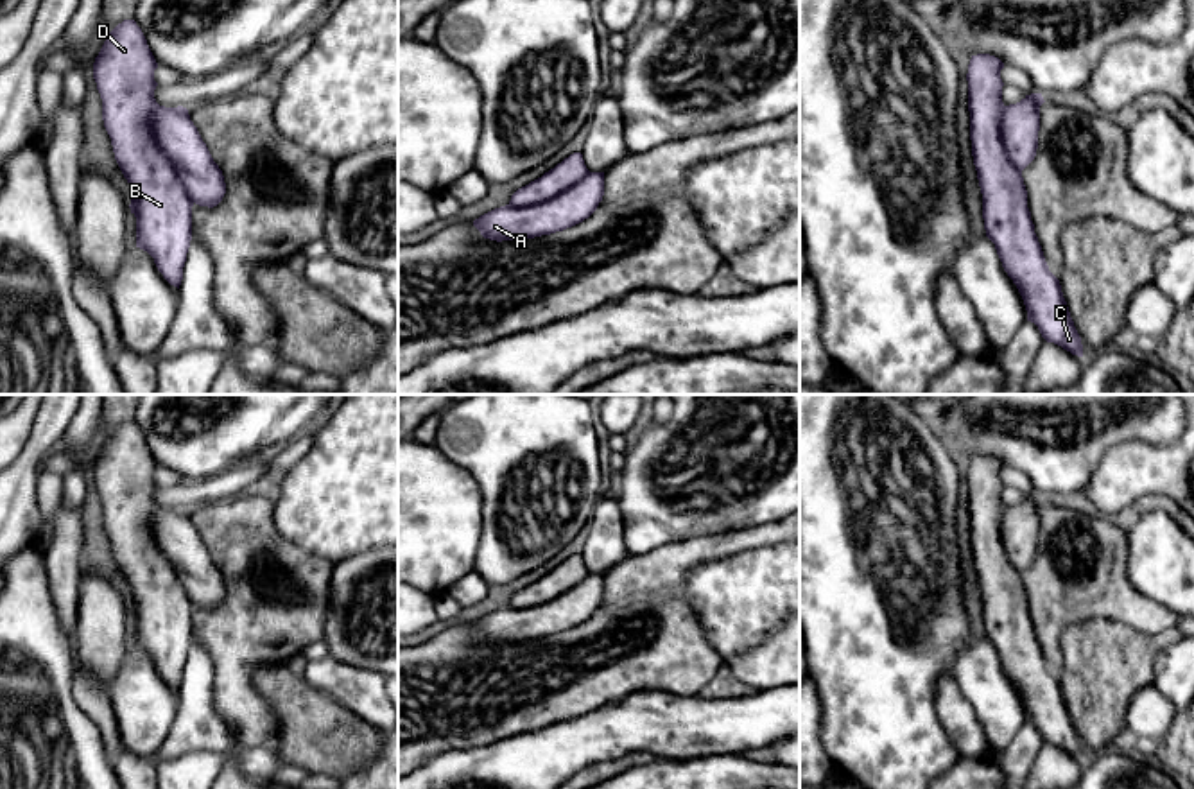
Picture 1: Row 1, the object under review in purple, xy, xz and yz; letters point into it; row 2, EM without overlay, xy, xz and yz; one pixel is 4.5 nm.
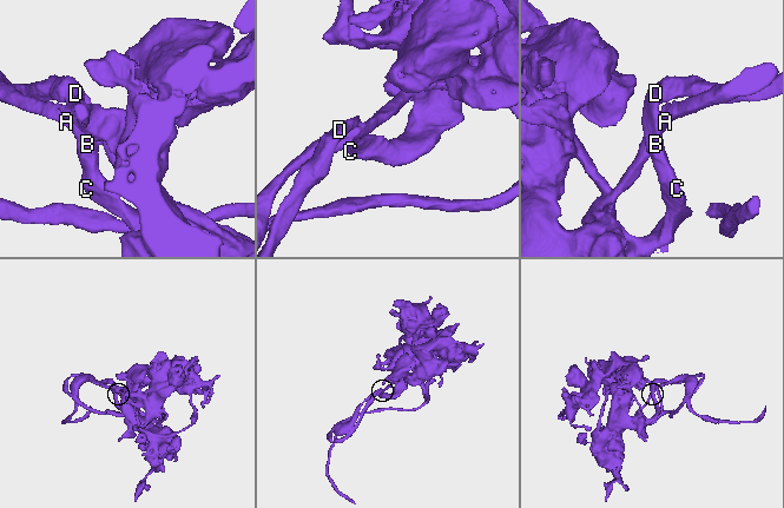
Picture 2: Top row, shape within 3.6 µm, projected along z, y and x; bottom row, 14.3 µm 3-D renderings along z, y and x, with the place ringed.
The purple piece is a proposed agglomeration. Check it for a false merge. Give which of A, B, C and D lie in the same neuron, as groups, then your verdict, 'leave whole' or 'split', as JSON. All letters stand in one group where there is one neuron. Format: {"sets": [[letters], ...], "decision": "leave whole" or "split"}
{"sets": [["A", "B", "C", "D"]], "decision": "leave whole"}

